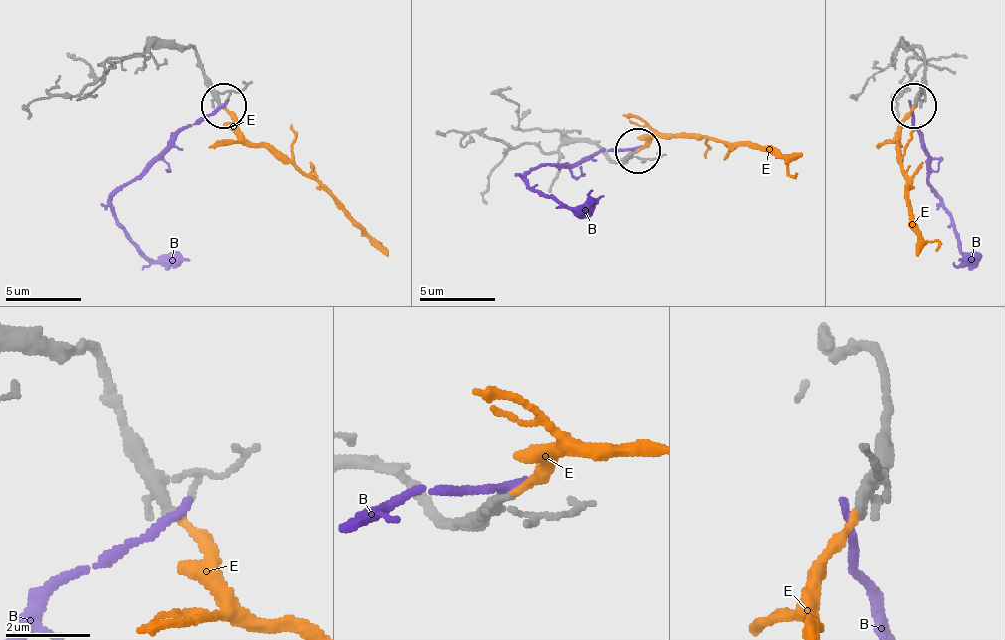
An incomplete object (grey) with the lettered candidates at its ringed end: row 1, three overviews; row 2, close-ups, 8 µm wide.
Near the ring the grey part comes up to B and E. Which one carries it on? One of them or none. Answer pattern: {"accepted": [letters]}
{"accepted": ["E"]}

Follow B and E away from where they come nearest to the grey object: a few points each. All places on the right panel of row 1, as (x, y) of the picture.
B: (913, 106), (913, 129), (939, 201), (969, 257), (969, 261), (958, 261)
E: (913, 106), (901, 144), (901, 174), (909, 223), (935, 242), (935, 250)

